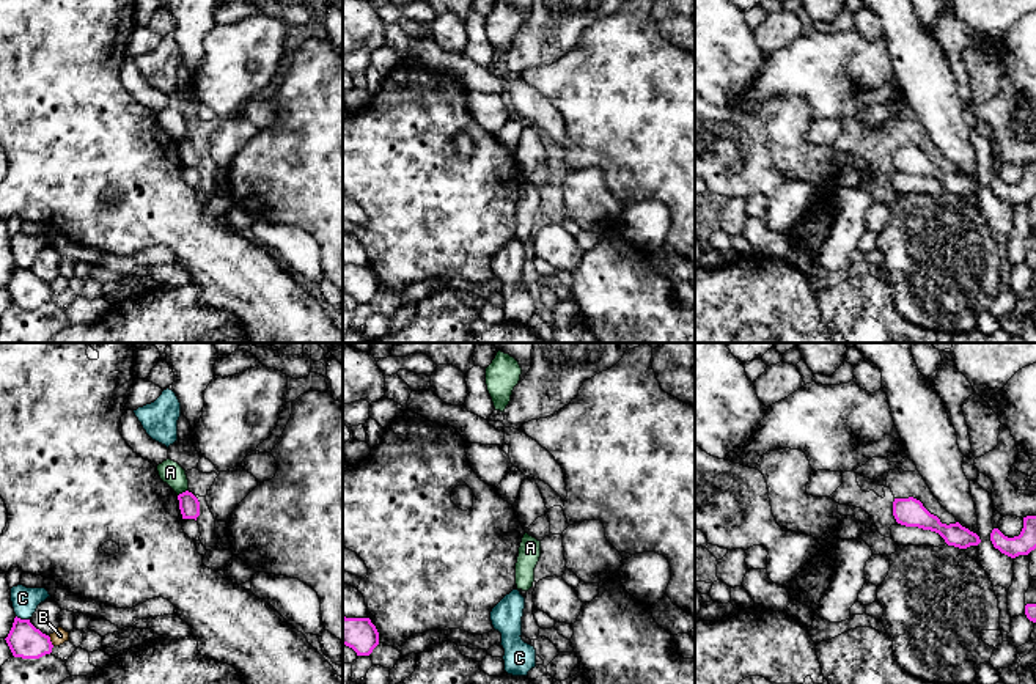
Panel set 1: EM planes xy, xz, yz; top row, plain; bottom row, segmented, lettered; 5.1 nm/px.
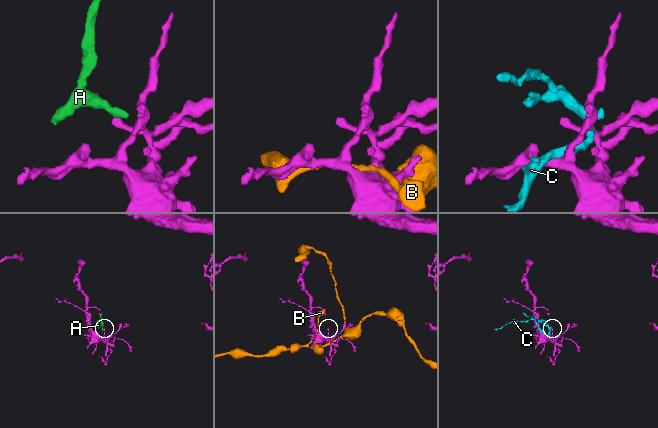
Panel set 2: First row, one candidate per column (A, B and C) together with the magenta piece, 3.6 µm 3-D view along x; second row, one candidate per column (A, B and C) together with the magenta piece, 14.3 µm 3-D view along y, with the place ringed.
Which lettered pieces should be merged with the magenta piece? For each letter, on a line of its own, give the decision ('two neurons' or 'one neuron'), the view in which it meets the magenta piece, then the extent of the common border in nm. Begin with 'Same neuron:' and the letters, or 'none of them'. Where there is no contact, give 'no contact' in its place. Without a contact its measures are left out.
Same neuron: none of them
A: two neurons | xy | 60 nm
B: two neurons | xy | 70 nm
C: two neurons | xy | 80 nm

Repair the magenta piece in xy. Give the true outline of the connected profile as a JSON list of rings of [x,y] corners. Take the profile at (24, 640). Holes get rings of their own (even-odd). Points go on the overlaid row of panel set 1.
[[[14,618],[13,627],[5,638],[13,656],[22,659],[39,659],[52,653],[50,637],[36,629],[30,620]]]

